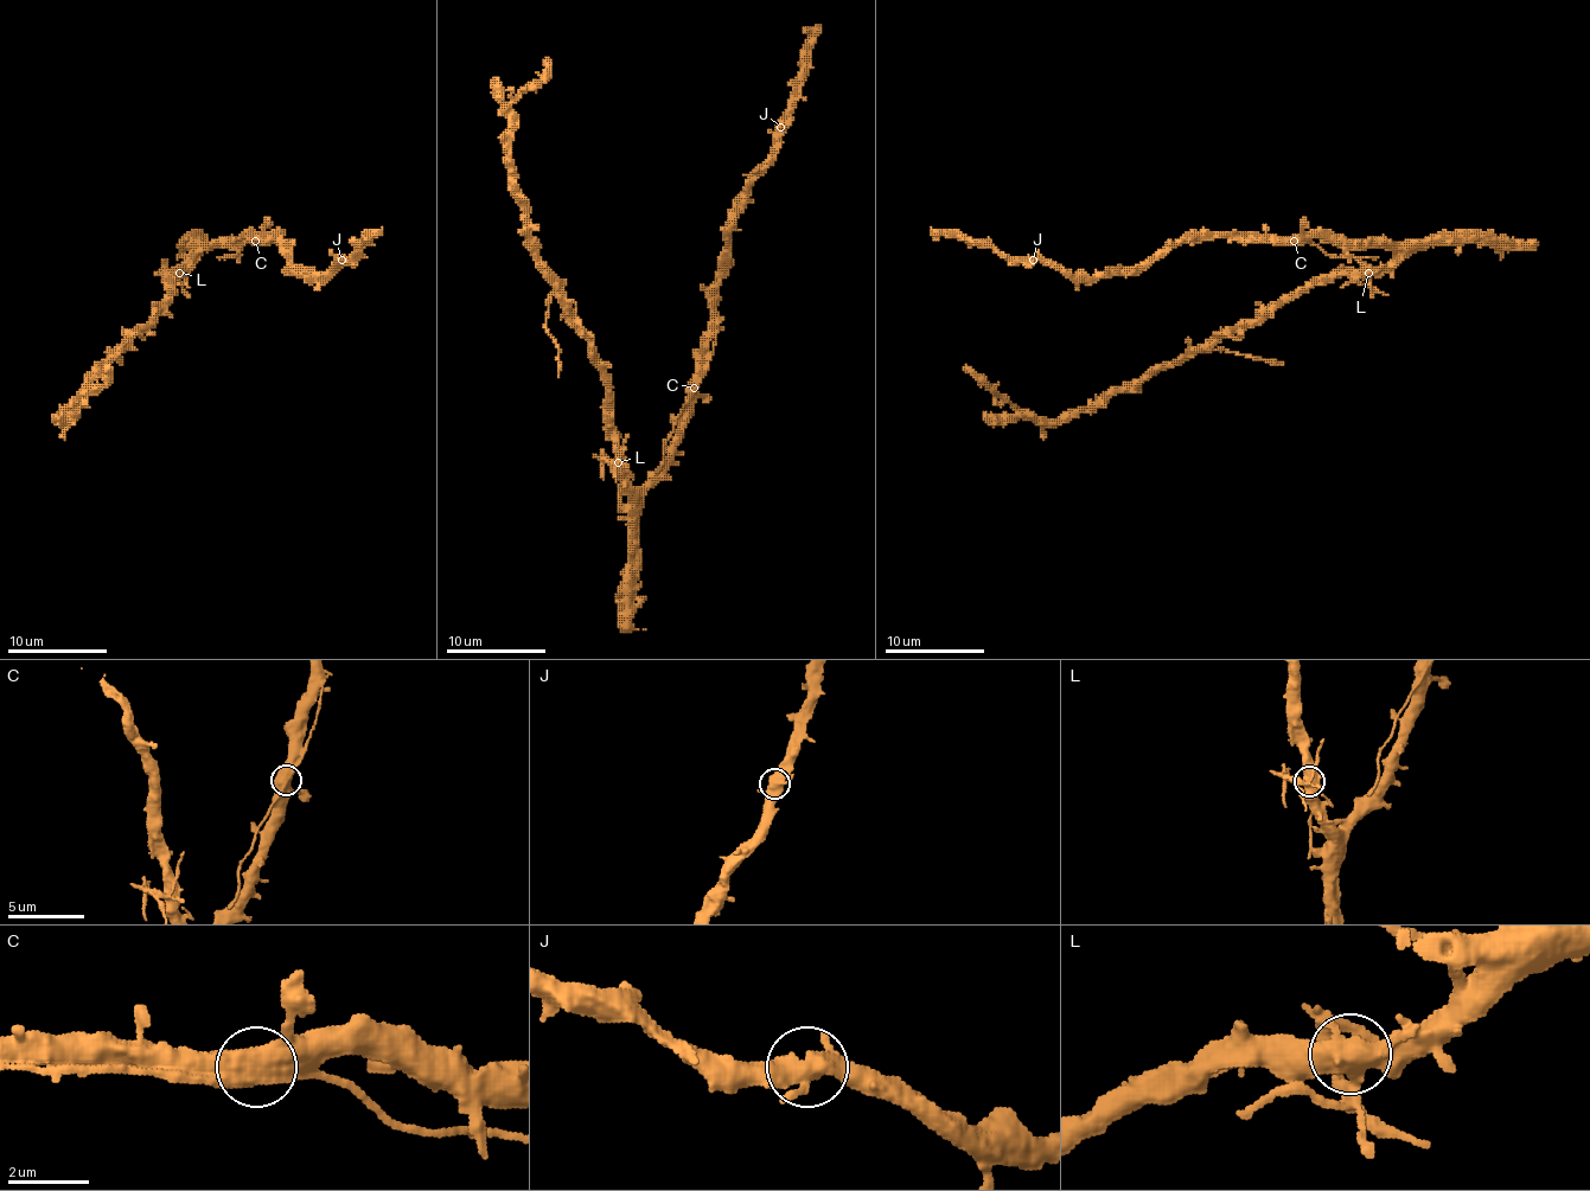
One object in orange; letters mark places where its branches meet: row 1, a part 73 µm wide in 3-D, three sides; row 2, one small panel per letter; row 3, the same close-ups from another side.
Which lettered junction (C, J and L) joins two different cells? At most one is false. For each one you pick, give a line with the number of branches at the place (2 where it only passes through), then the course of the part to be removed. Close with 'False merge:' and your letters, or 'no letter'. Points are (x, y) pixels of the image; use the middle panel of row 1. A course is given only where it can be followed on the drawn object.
C: 3 branches meet; foreign part runs (694, 388), (674, 422), (663, 447), (663, 465), (656, 472)
False merge: C

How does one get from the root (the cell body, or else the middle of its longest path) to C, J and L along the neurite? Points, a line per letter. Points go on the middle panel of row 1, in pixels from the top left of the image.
C: (633, 487), (640, 487), (665, 460), (678, 420), (685, 410), (685, 397), (694, 388)
J: (633, 487), (669, 454), (708, 332), (739, 194), (780, 127)
L: (633, 487), (626, 482), (618, 462)

